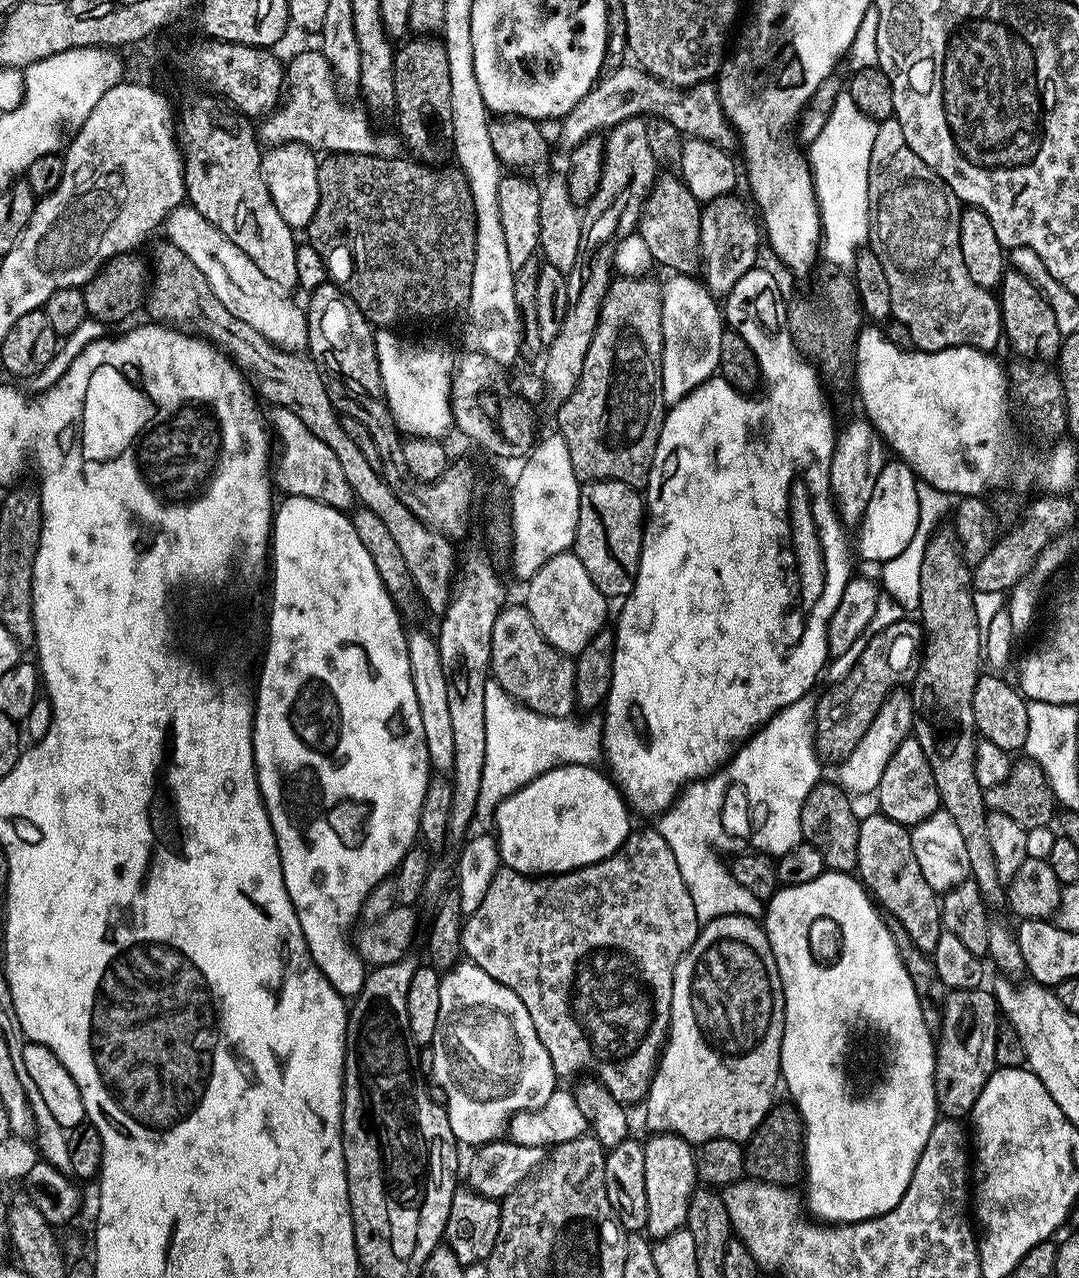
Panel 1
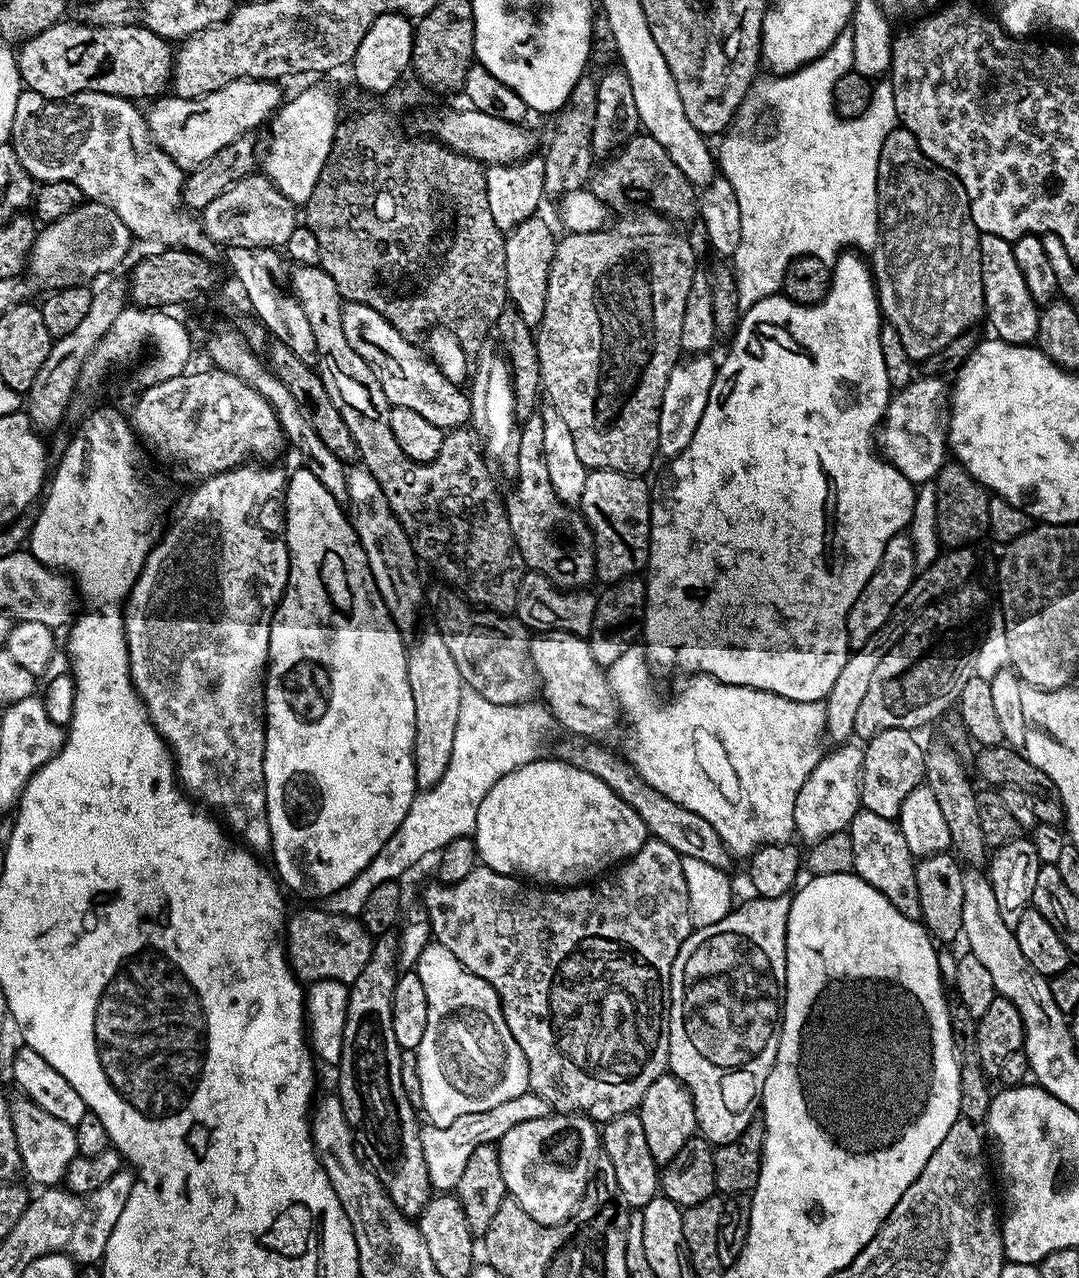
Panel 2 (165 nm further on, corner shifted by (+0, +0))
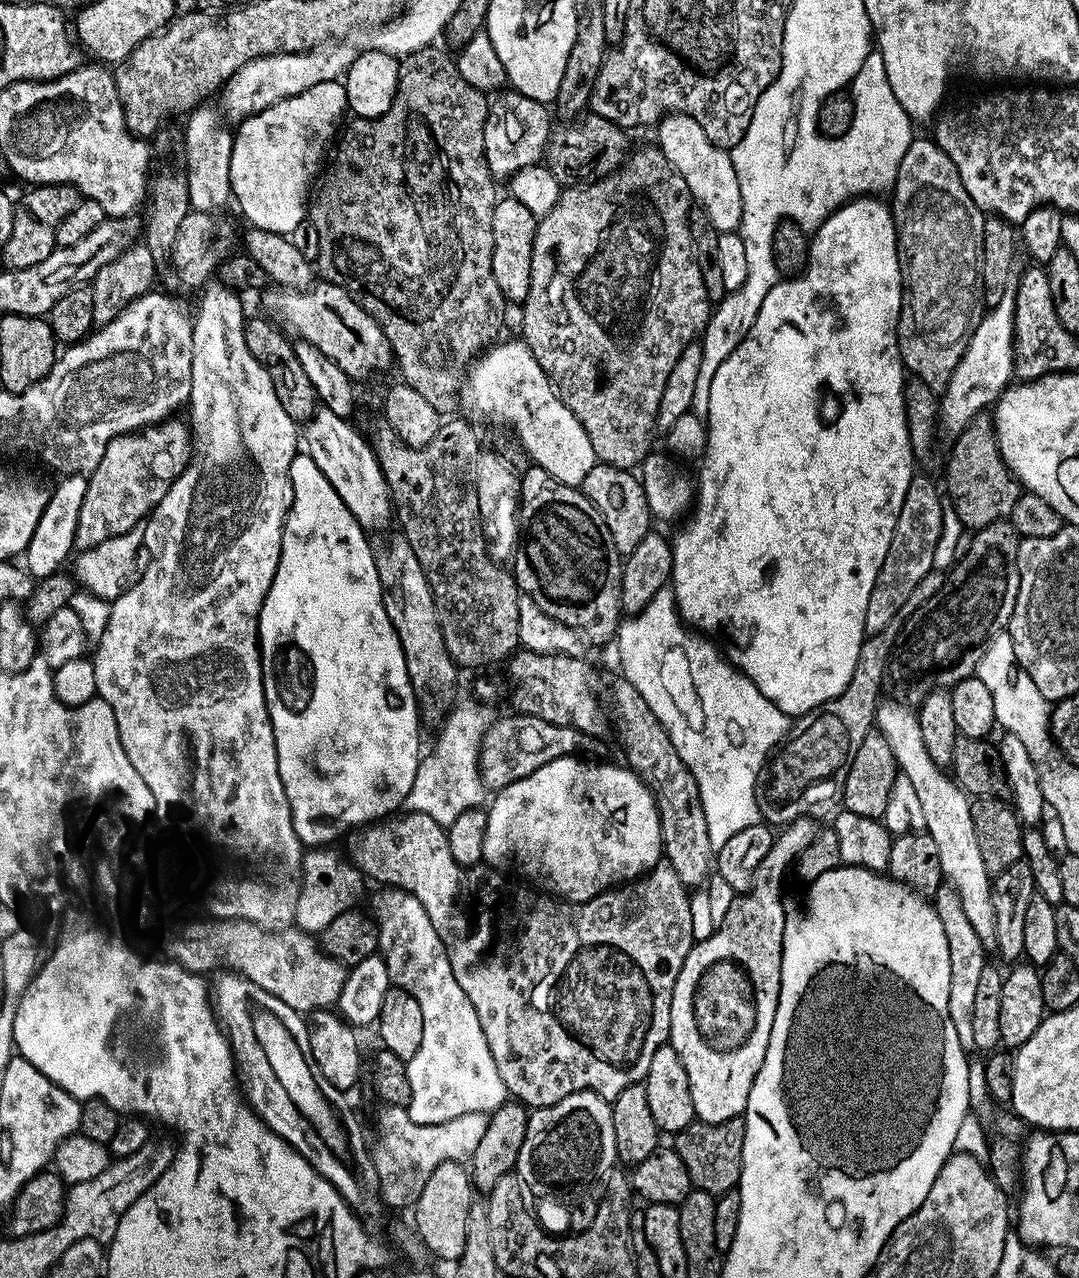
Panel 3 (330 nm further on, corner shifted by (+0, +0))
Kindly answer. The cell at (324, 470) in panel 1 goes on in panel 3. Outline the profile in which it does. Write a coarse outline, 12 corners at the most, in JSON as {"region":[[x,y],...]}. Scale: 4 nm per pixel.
{"region":[[183,419],[115,436],[74,545],[137,527],[192,458]]}

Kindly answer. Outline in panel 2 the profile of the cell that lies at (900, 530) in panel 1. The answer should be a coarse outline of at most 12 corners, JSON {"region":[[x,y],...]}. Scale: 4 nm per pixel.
{"region":[[869,261],[743,309],[651,489],[649,665],[798,702],[917,489]]}

